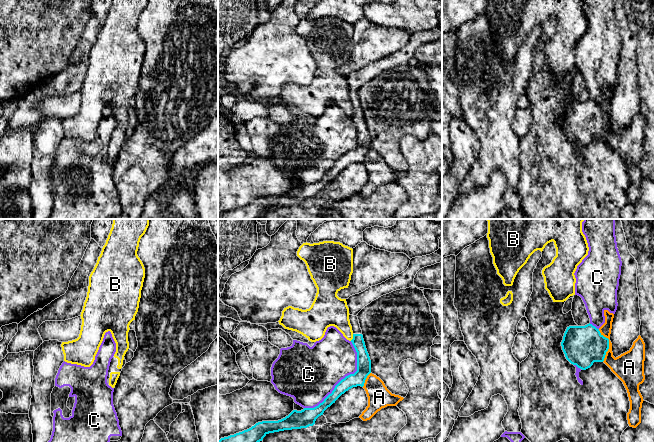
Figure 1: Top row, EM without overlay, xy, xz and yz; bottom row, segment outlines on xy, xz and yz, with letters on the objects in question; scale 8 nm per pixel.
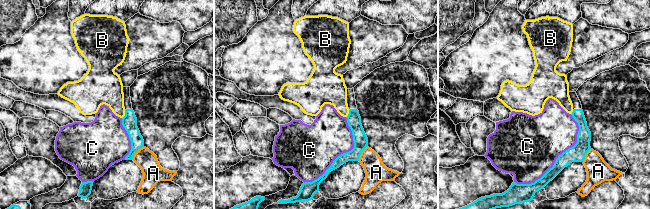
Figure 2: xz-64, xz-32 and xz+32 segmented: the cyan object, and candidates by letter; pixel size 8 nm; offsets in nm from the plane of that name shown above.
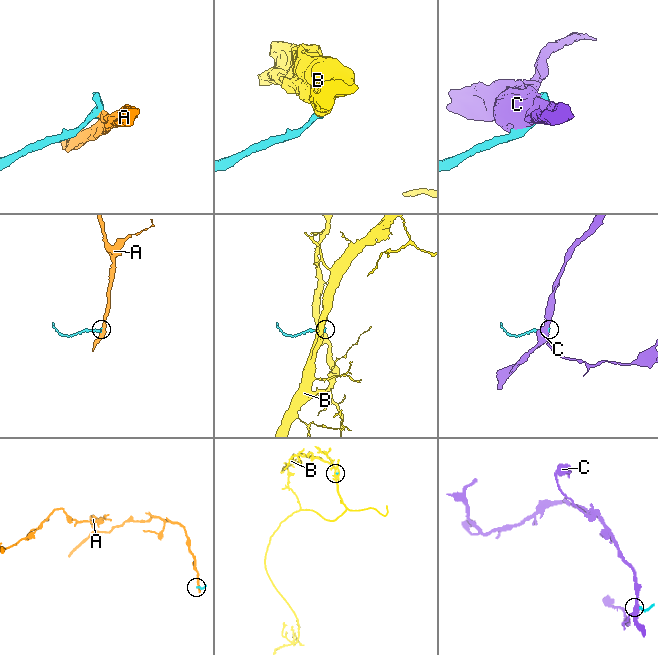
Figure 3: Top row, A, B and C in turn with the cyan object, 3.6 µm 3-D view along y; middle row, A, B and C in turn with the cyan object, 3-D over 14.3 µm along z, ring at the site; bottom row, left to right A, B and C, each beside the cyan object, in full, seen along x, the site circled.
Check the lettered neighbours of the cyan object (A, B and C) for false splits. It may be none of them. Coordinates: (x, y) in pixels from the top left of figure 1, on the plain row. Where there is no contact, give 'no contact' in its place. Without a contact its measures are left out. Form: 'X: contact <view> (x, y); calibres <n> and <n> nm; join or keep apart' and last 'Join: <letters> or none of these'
A: contact yz (608, 121); calibres 320 and 240 nm; keep apart
B: contact xz (353, 113); calibres 110 and 220 nm; keep apart
C: contact xz (344, 154); calibres 110 and 400 nm; keep apart
Join: none of these

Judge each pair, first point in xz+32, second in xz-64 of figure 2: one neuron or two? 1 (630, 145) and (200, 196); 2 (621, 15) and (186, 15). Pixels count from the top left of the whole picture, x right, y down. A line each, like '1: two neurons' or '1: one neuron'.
1: one neuron
2: one neuron

